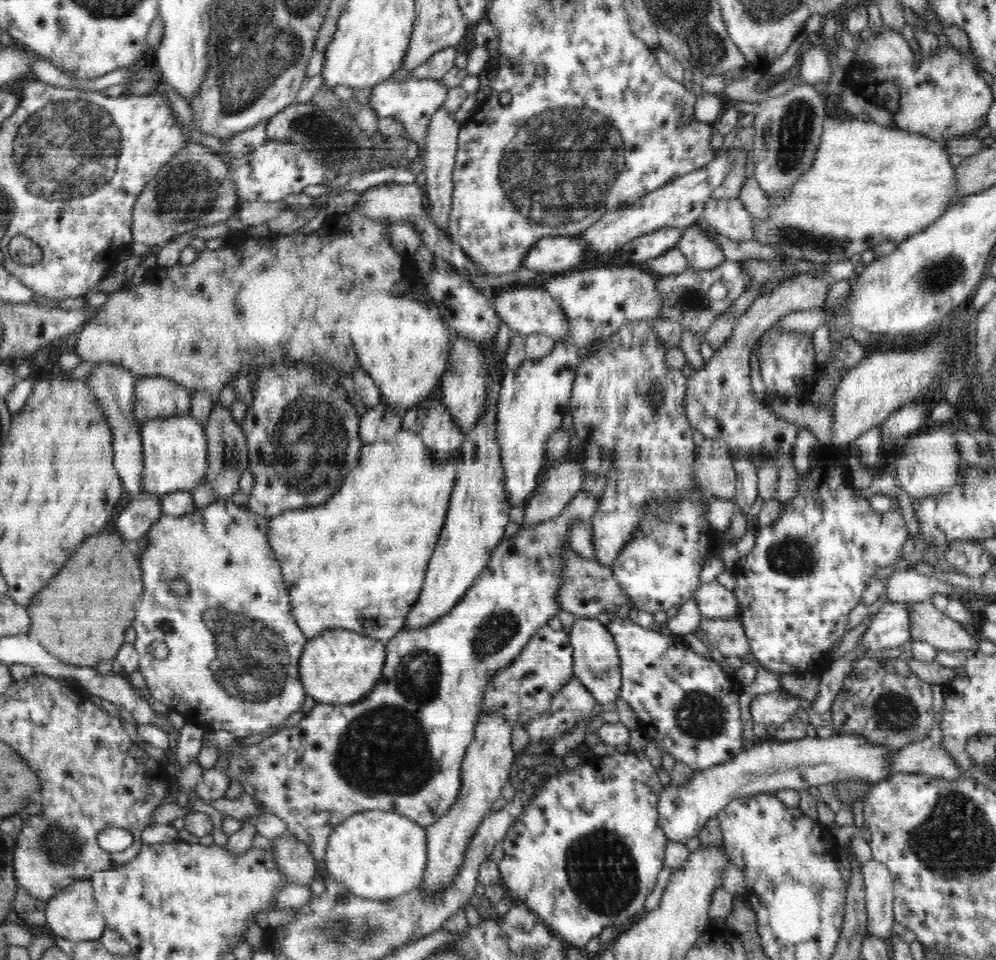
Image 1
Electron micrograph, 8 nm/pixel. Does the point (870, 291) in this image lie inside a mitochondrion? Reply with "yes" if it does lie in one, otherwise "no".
no

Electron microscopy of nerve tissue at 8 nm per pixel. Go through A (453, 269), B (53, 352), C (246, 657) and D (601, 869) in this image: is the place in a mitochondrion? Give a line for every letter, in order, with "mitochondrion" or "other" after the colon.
A: other
B: other
C: mitochondrion
D: mitochondrion

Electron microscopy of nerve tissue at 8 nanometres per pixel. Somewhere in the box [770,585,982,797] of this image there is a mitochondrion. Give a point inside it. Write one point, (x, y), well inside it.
(895, 713)

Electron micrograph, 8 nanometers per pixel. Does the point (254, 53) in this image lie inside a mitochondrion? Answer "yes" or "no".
yes

